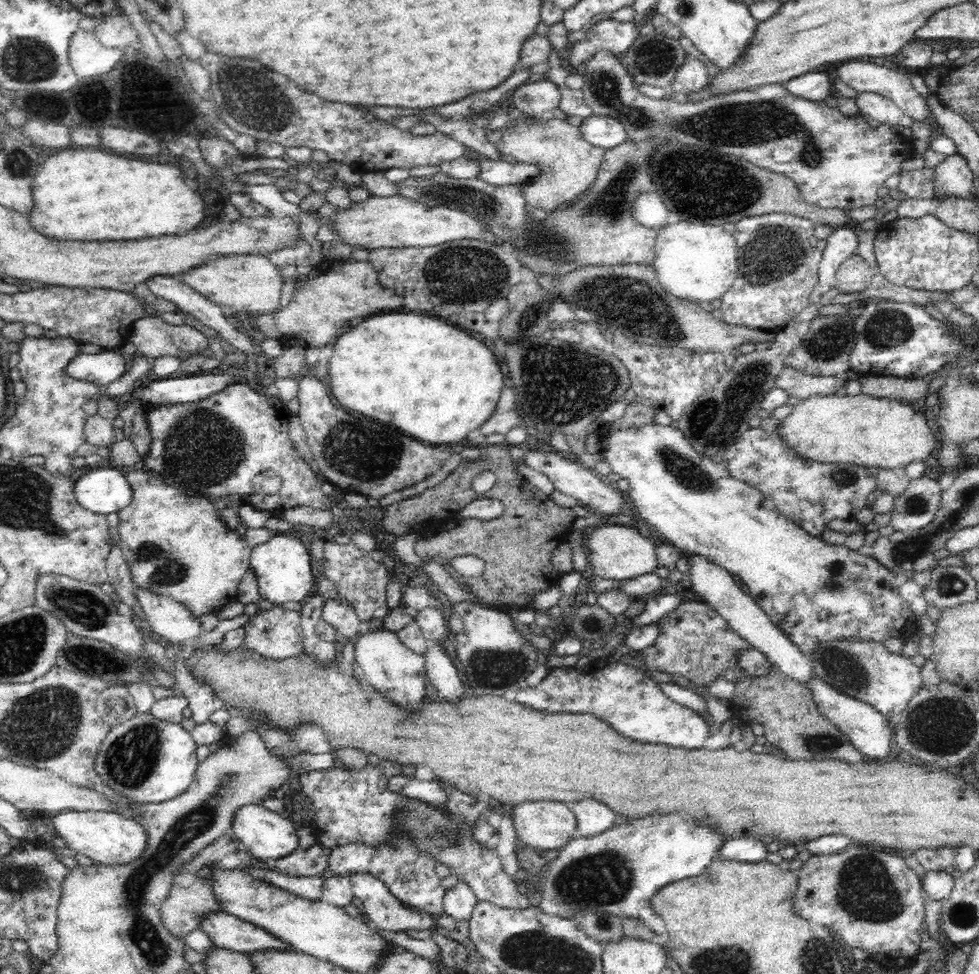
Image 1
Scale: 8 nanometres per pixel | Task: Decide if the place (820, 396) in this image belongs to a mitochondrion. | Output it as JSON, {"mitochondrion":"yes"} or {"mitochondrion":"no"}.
{"mitochondrion":"no"}

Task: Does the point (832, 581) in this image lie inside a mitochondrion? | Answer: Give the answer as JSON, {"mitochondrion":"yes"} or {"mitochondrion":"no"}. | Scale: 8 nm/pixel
{"mitochondrion":"yes"}

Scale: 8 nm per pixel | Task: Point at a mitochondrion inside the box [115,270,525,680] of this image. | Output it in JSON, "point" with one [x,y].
{"point":[201,449]}

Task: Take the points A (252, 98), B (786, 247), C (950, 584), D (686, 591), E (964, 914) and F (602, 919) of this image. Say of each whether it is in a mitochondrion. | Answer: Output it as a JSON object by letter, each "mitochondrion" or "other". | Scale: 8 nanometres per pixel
{"A":"mitochondrion","B":"mitochondrion","C":"mitochondrion","D":"other","E":"mitochondrion","F":"mitochondrion"}

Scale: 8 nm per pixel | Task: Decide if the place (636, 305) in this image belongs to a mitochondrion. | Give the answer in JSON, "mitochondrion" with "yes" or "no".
{"mitochondrion":"yes"}

